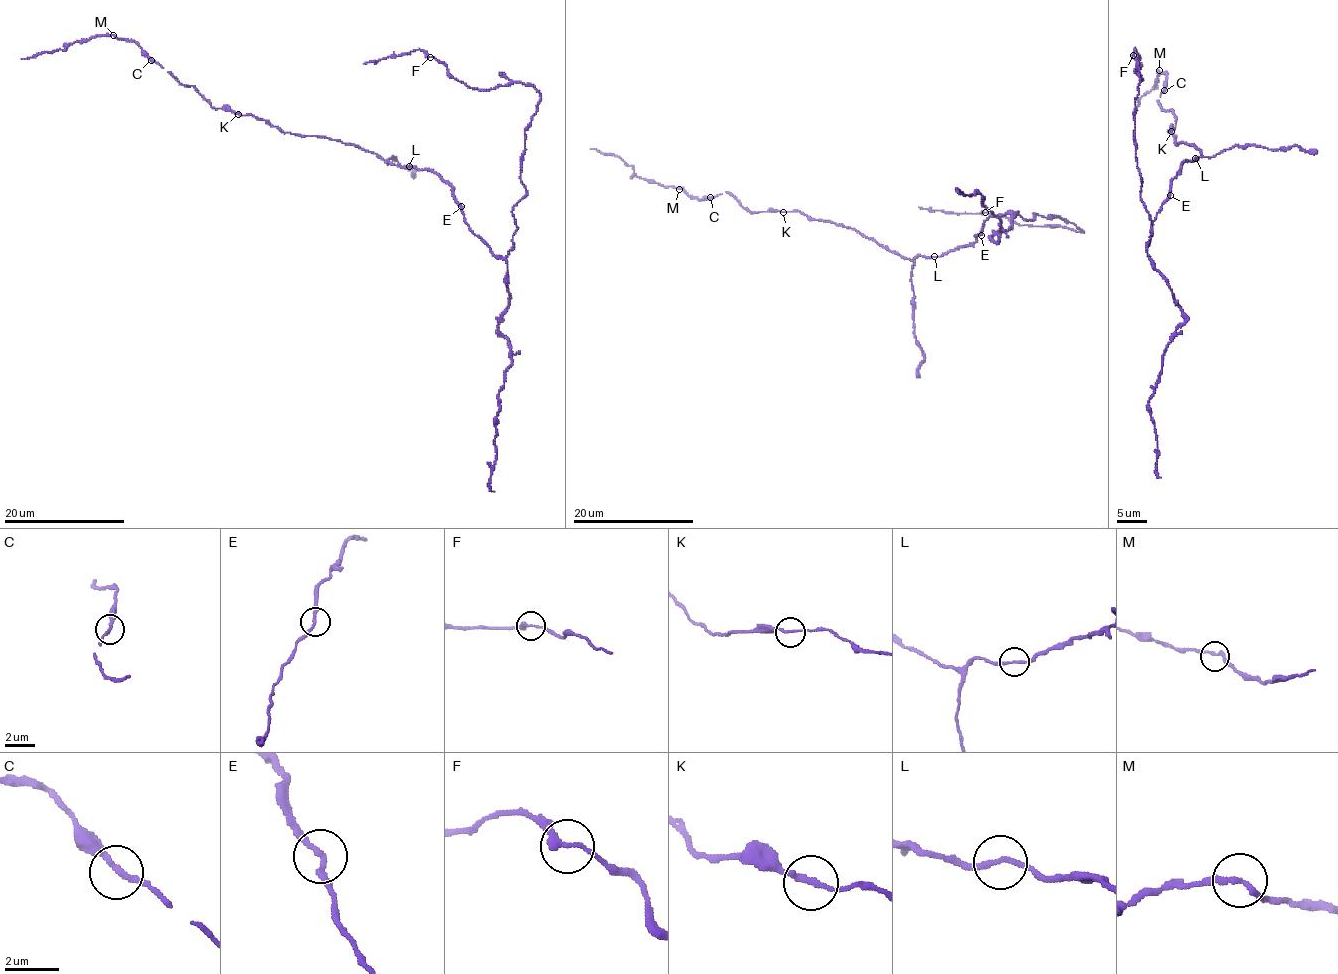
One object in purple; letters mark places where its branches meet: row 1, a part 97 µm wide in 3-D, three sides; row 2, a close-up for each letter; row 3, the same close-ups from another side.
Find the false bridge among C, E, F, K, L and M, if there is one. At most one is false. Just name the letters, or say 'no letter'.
no letter

